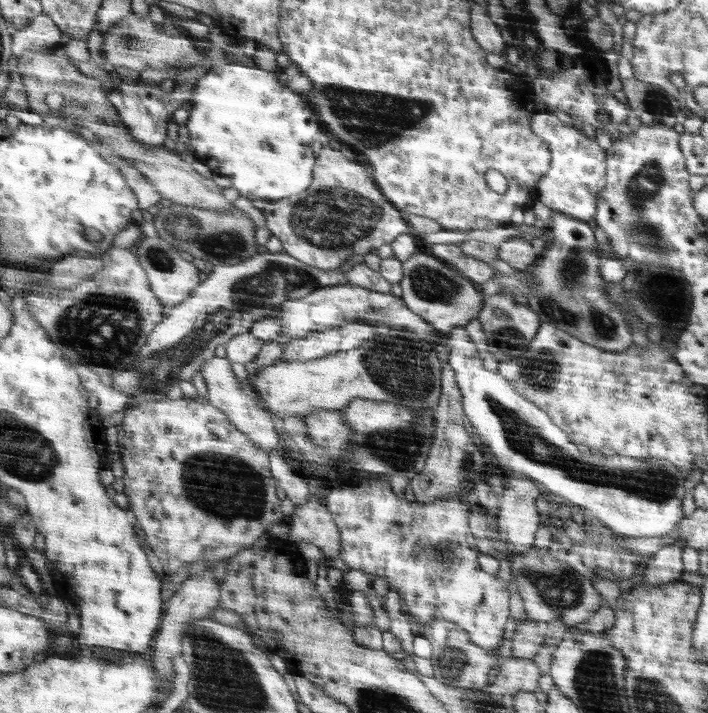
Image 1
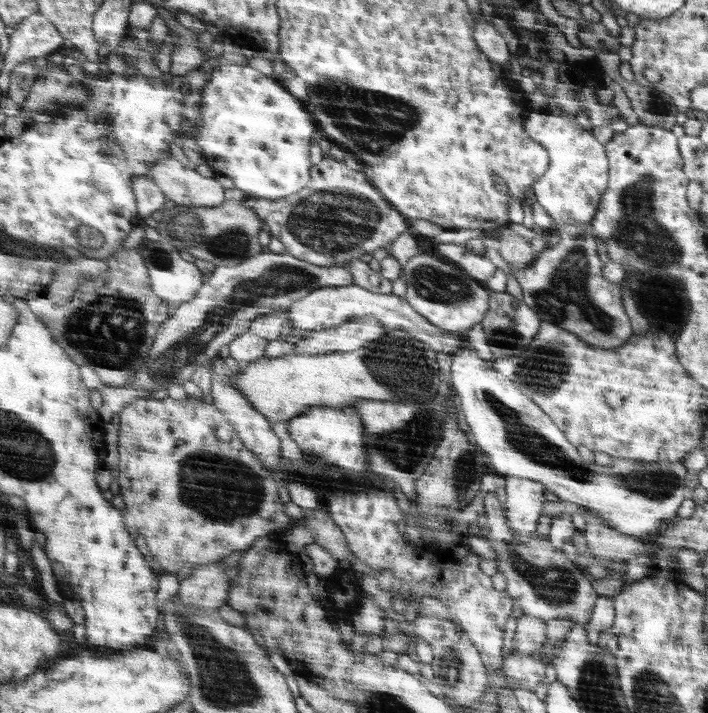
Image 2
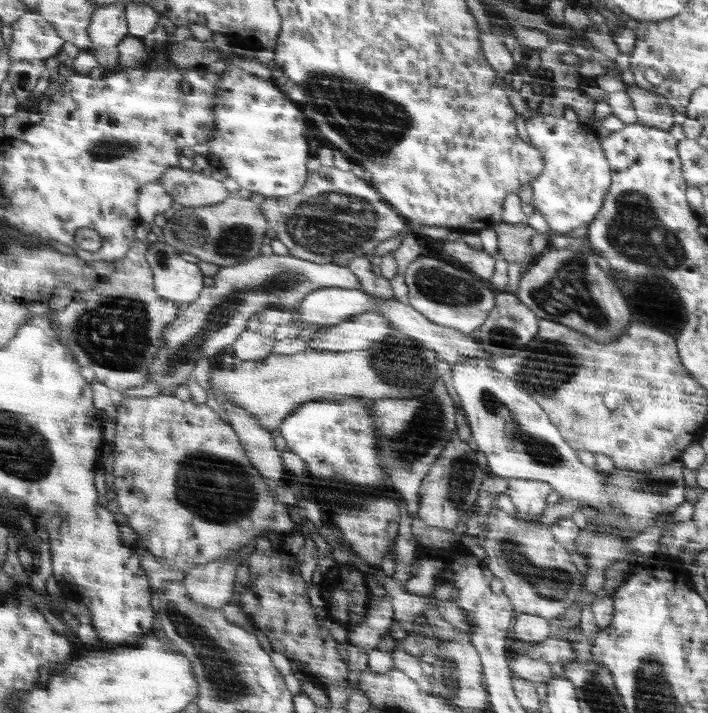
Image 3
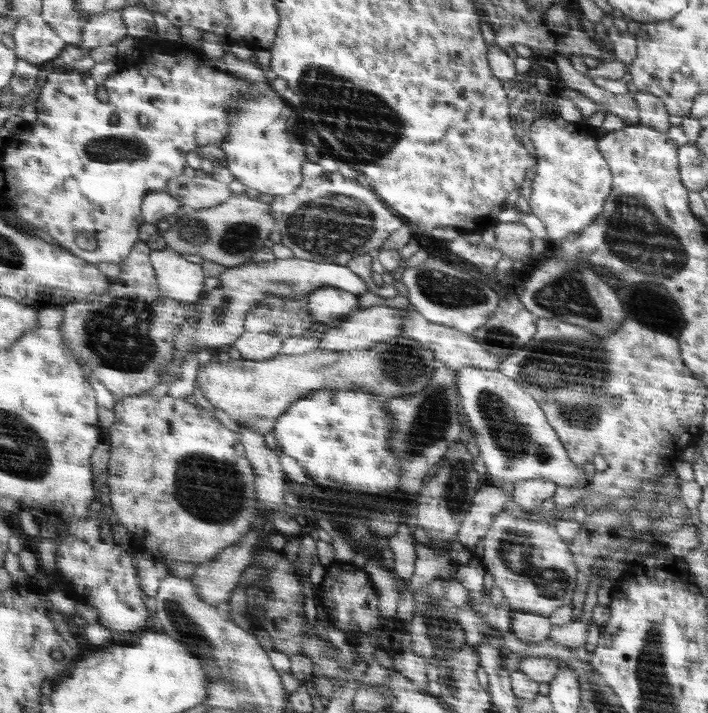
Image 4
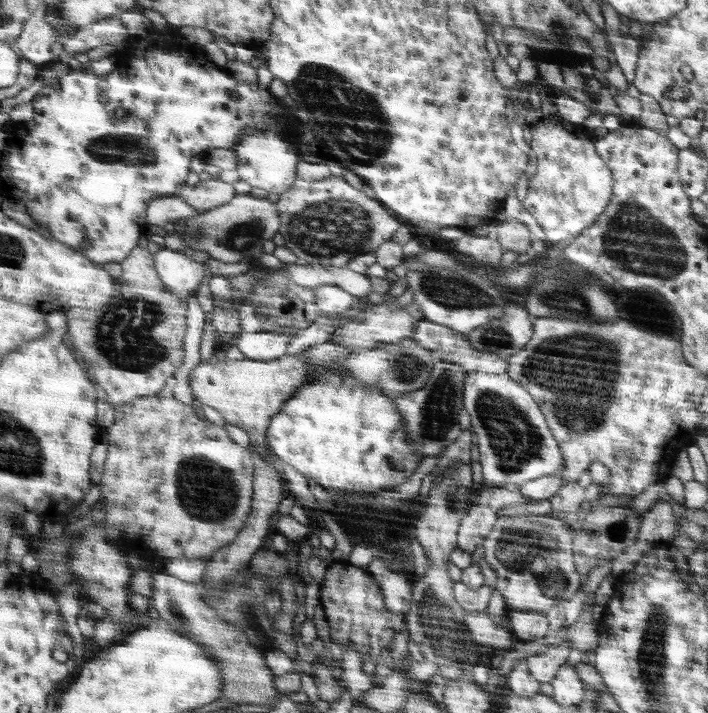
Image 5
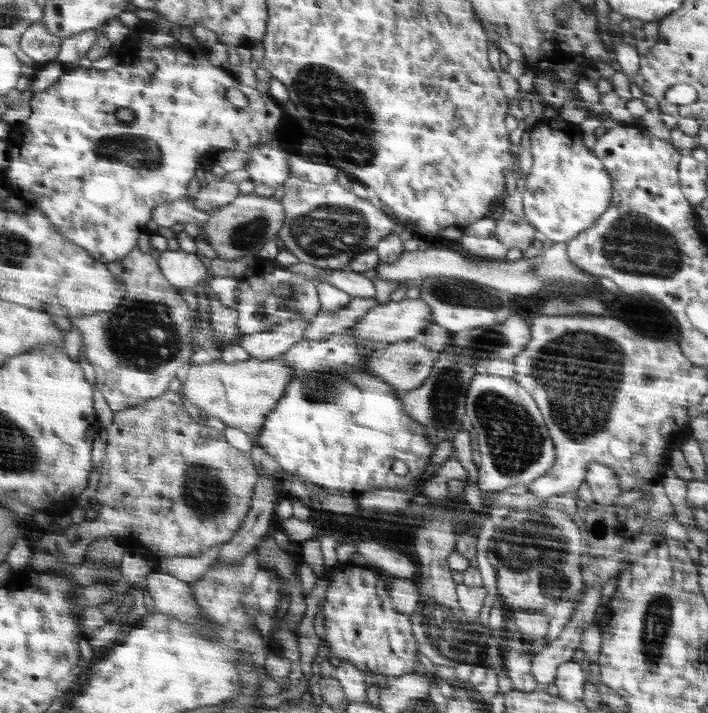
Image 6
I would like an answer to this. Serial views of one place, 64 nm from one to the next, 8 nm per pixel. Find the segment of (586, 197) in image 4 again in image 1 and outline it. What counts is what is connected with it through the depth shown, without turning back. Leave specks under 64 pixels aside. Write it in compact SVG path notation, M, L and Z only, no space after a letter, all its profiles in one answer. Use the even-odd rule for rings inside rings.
M547 110L540 112L536 118L536 134L544 138L551 148L551 169L544 180L540 180L540 200L552 211L560 211L580 220L590 218L596 212L596 194L606 186L606 151L602 150L596 140L590 139L585 133L572 128L572 124L564 126L554 113Z

